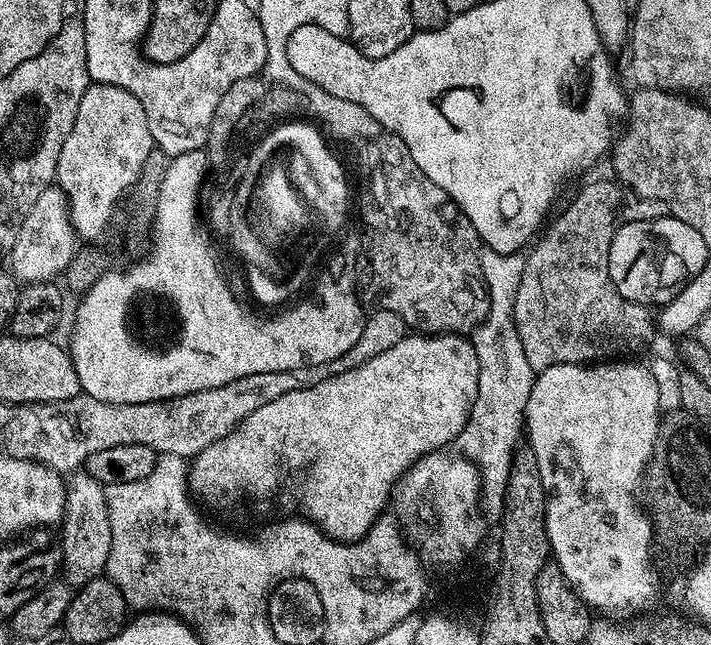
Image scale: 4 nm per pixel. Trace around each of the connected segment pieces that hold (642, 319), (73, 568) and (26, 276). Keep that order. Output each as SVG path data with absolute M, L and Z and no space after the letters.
M609 178L586 185L565 206L564 213L552 225L549 223L543 229L542 235L531 245L532 253L527 253L524 261L524 273L522 282L518 282L512 315L518 338L522 338L526 362L530 362L533 373L545 372L550 366L559 364L590 364L608 362L613 358L628 358L631 352L642 351L651 342L652 335L657 335L653 313L651 316L648 313L651 311L643 304L622 298L615 289L608 269L608 255L615 232L624 224L632 220L654 220L668 215L666 202L637 196L623 184Z
M77 471L67 481L67 486L64 518L58 528L58 543L62 553L63 579L69 585L79 586L105 575L110 558L110 514L105 485L90 478L88 472Z
M50 186L38 194L34 210L26 214L26 222L22 222L18 230L18 238L10 253L10 271L25 285L52 282L63 277L77 251L78 237L72 229L66 194L58 186Z

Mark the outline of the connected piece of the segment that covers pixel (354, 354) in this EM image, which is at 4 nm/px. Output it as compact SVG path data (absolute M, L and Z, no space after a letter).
M376 308L367 313L358 342L354 342L346 354L334 358L329 364L312 364L309 368L298 370L246 374L246 378L234 378L234 382L226 382L226 386L214 386L210 390L198 390L194 394L175 396L169 400L138 402L140 408L156 408L156 444L151 444L150 450L157 454L178 454L185 458L197 456L208 444L237 428L240 421L258 410L258 406L266 406L266 402L274 402L274 398L282 398L282 394L290 394L290 390L302 390L330 378L336 372L345 372L348 368L358 366L385 350L390 350L390 346L398 346L405 334L406 325L402 317L385 308Z

